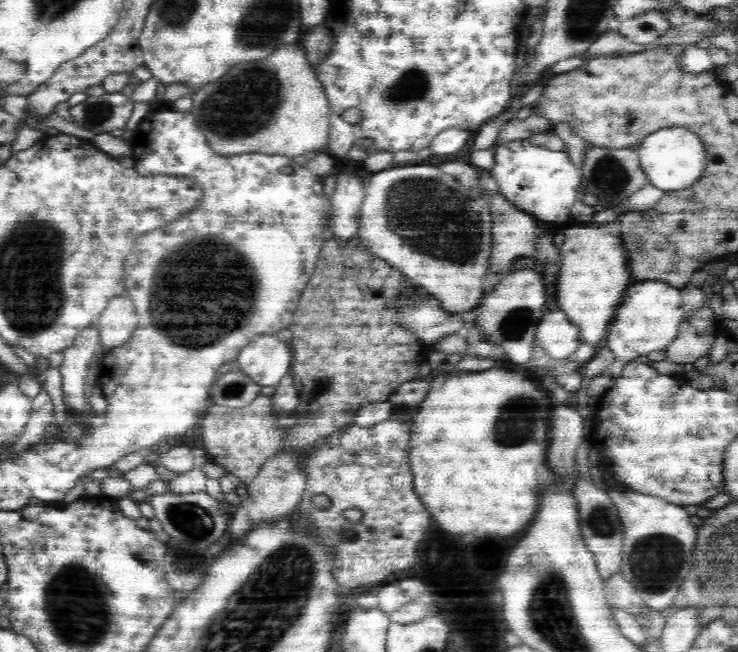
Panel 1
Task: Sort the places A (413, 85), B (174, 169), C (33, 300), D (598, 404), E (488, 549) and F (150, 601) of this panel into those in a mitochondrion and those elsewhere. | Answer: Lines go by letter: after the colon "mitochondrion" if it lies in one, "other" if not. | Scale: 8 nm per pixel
A: mitochondrion
B: other
C: mitochondrion
D: other
E: other
F: other

